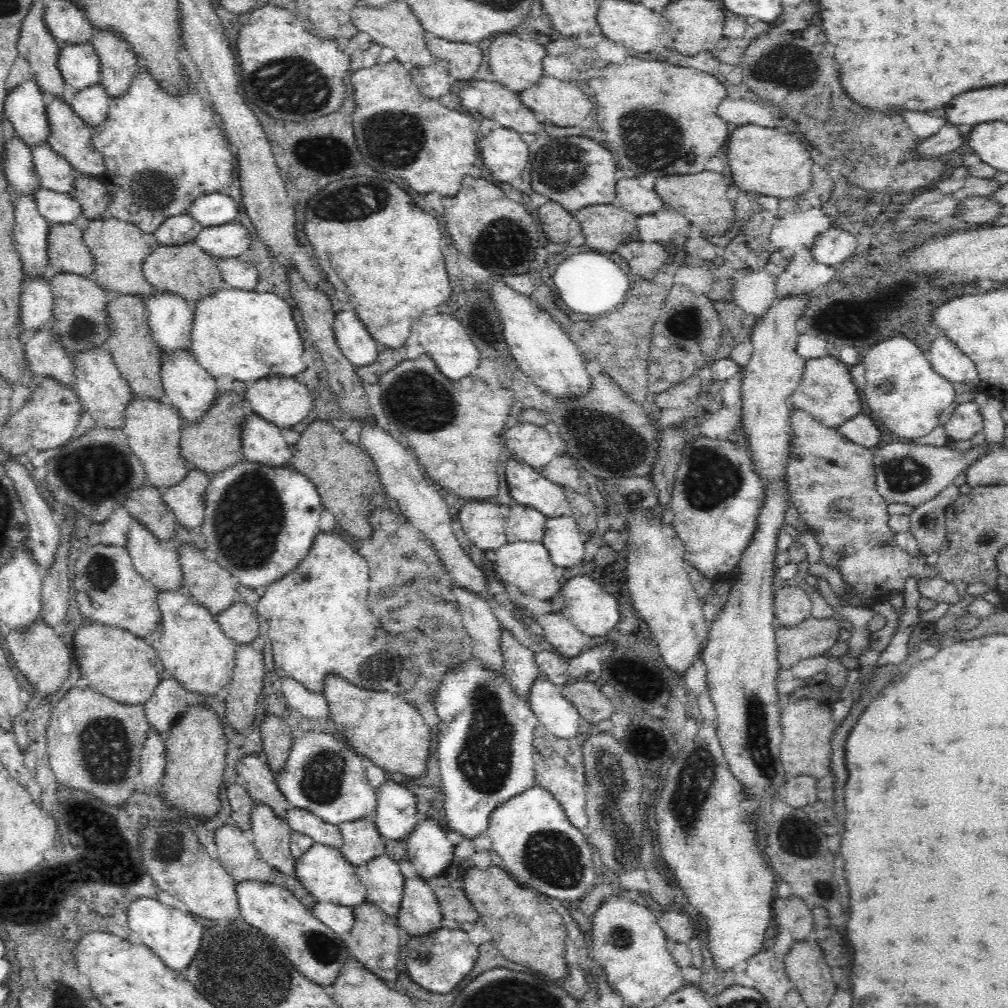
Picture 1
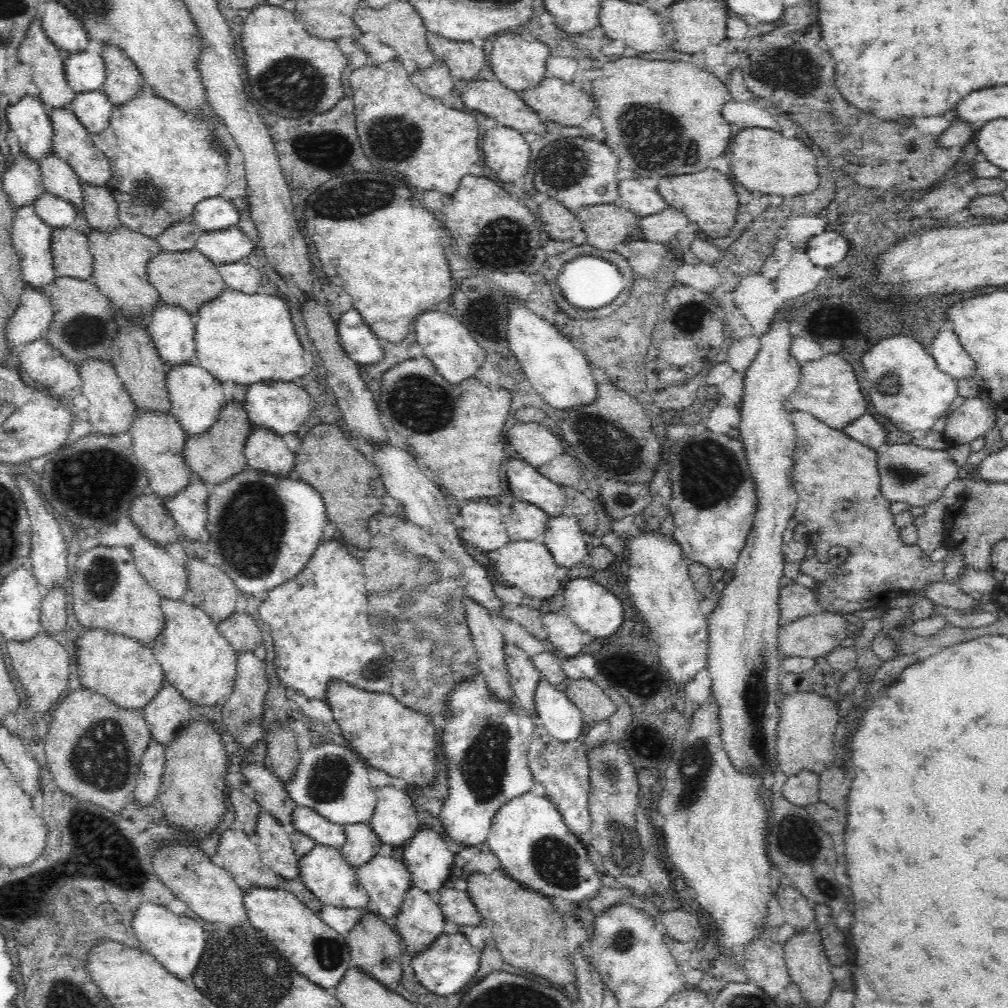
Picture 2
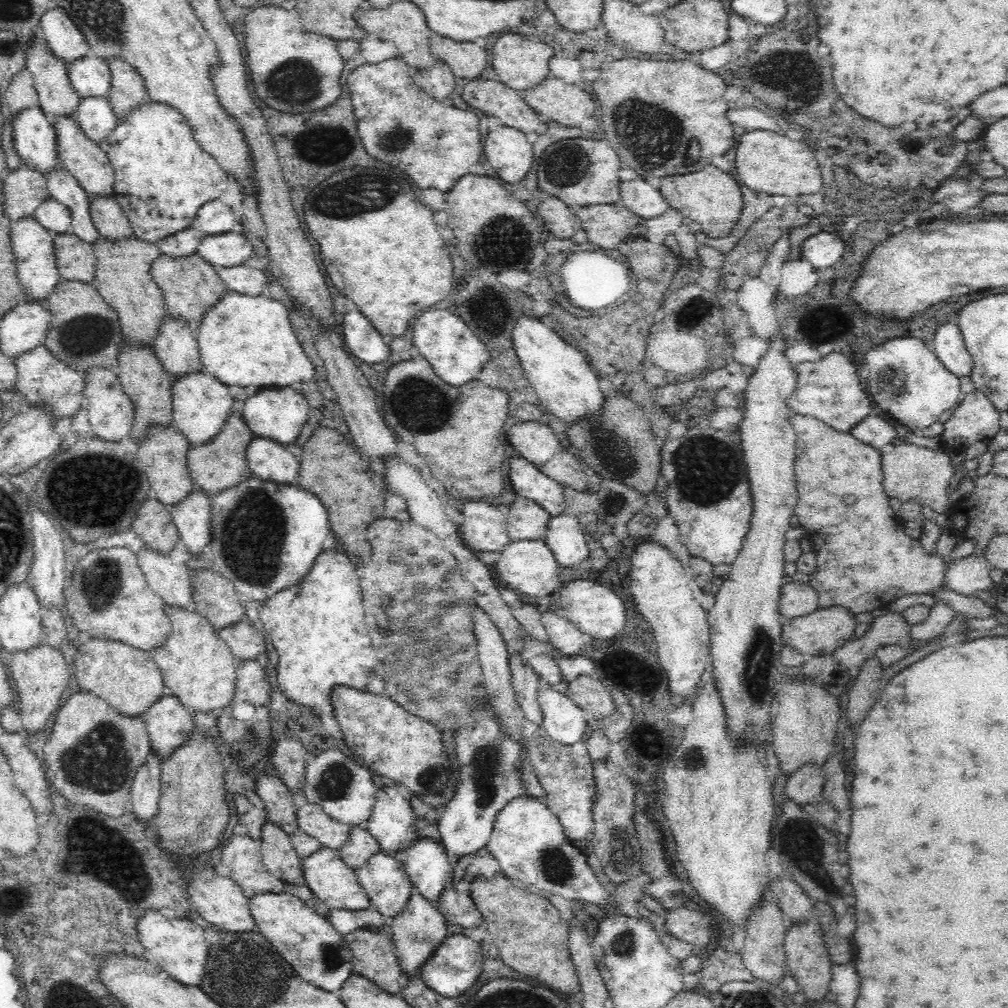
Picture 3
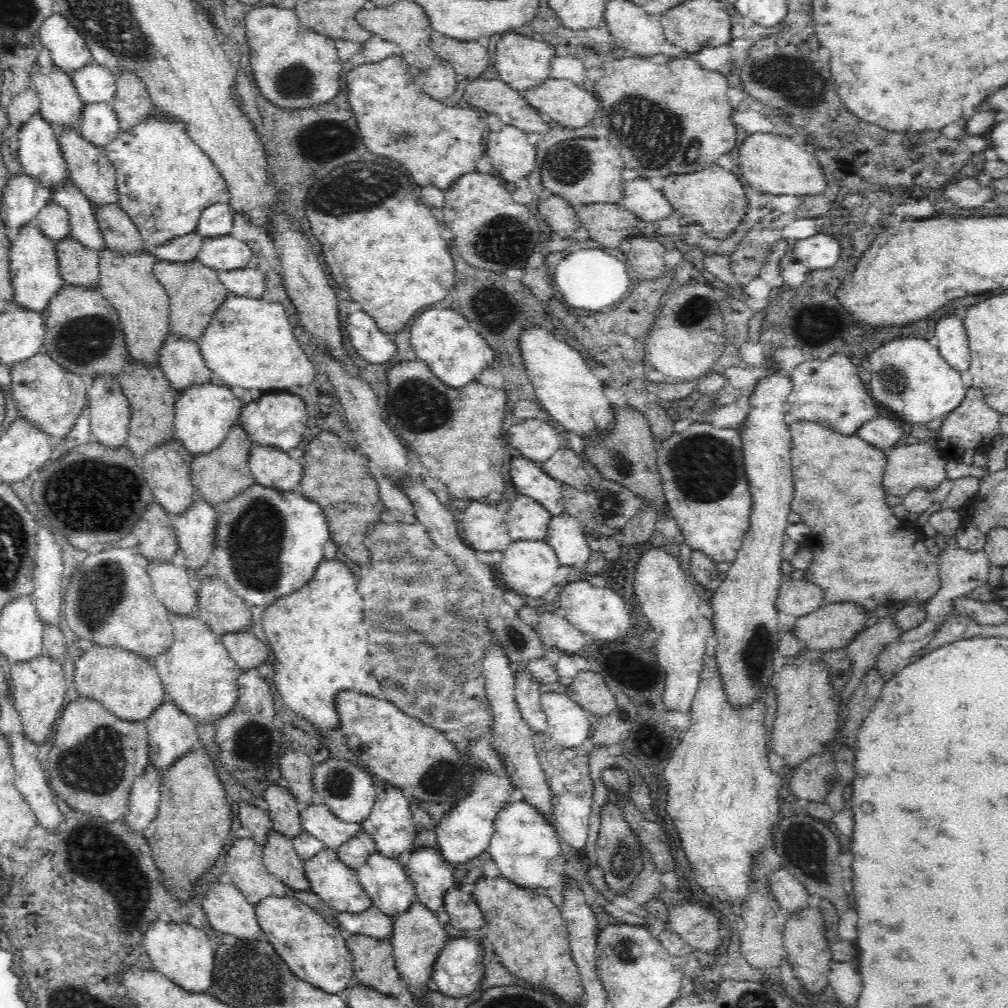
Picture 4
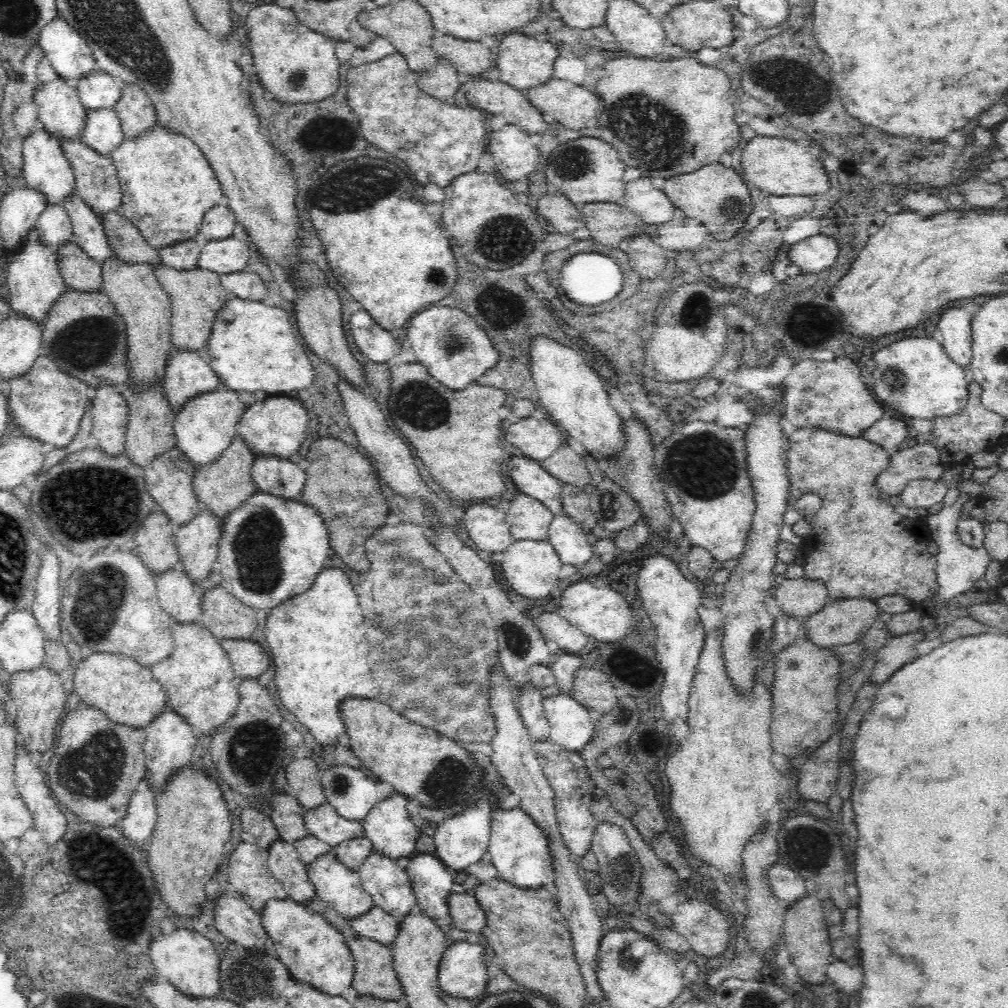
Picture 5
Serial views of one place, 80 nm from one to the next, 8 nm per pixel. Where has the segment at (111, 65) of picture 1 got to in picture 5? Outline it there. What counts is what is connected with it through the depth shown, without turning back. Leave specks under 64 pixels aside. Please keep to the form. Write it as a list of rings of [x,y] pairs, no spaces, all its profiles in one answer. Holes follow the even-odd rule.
[[[123,85],[123,94],[115,106],[115,111],[121,120],[125,138],[143,137],[158,125],[157,112],[153,102],[139,86]]]

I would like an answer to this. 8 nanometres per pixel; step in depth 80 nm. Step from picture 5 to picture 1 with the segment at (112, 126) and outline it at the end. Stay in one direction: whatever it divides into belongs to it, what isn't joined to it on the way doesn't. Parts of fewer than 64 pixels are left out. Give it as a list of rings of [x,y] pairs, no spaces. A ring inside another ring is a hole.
[[[100,82],[76,92],[69,104],[76,114],[92,128],[102,125],[111,105],[111,97]]]

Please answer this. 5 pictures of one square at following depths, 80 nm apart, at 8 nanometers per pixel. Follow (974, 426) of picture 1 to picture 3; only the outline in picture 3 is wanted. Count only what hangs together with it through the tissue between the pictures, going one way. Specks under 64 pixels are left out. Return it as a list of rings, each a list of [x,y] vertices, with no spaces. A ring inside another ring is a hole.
[[[976,390],[963,395],[962,404],[944,423],[942,450],[964,450],[977,440],[988,444],[1001,428],[998,412],[983,392]]]

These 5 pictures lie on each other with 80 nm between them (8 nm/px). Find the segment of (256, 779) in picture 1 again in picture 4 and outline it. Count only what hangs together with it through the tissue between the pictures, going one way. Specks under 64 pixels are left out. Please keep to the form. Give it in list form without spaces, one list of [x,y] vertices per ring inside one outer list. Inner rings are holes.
[[[273,783],[272,787],[266,788],[263,799],[268,803],[273,830],[290,840],[294,840],[306,832],[302,827],[297,799],[288,789]]]

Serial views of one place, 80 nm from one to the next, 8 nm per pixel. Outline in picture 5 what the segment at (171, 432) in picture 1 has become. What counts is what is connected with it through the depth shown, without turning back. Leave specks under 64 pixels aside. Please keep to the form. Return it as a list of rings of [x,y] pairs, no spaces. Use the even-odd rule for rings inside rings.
[[[175,447],[170,452],[162,454],[147,469],[144,469],[144,472],[147,492],[158,508],[171,520],[171,524],[186,526],[202,512],[203,506],[193,489],[196,467],[180,449]]]

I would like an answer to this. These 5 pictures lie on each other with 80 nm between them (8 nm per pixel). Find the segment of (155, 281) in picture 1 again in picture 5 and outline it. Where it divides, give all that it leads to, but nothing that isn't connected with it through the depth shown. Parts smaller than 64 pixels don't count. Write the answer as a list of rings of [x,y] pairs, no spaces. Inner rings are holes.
[[[160,264],[155,269],[155,275],[171,303],[172,344],[177,350],[188,350],[190,353],[205,355],[214,331],[217,314],[233,296],[221,285],[219,275],[209,270],[196,268],[196,270],[184,272]]]

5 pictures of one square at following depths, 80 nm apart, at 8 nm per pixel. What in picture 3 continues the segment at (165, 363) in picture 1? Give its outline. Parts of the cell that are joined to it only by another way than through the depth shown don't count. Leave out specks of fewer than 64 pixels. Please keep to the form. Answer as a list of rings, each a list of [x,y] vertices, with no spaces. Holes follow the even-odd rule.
[[[203,371],[180,374],[172,378],[172,424],[191,446],[214,441],[223,430],[234,406],[234,398],[228,393],[227,385]]]

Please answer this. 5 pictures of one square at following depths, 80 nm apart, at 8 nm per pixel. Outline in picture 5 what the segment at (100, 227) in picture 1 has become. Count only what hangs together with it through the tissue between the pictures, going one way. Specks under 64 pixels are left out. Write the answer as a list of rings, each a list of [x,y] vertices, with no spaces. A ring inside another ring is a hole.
[[[117,257],[104,262],[102,291],[109,296],[118,314],[125,321],[127,331],[128,384],[136,394],[148,393],[164,384],[169,359],[176,350],[171,341],[171,303],[168,294],[157,281],[155,269],[145,262],[126,264]]]

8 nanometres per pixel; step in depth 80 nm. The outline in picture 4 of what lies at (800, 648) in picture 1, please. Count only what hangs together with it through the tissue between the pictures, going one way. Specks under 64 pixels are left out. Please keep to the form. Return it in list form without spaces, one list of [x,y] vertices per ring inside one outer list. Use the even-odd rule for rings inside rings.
[[[824,603],[818,610],[798,617],[790,629],[794,629],[794,633],[798,633],[798,637],[802,639],[802,648],[810,651],[821,652],[846,647],[866,628],[868,611],[862,603]]]

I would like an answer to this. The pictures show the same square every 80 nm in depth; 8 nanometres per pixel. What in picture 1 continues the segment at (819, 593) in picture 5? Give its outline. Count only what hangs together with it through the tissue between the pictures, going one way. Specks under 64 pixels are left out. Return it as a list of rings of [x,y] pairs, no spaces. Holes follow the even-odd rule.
[[[795,583],[777,587],[774,598],[775,622],[780,627],[798,626],[811,617],[812,601]]]

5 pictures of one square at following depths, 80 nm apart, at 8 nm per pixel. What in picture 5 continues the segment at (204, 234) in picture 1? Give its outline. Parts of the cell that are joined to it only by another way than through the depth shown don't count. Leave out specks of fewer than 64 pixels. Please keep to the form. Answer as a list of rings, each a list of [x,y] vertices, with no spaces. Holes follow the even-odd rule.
[[[233,236],[208,241],[201,248],[198,266],[218,275],[242,272],[249,264],[251,249],[251,245]]]

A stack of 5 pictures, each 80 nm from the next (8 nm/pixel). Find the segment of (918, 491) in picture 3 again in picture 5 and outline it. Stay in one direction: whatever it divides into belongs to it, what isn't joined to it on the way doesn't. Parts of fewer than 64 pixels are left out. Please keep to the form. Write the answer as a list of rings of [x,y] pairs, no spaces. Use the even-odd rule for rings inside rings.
[[[930,444],[914,446],[910,450],[901,447],[892,454],[888,468],[875,478],[874,483],[881,492],[898,496],[908,481],[922,477],[938,480],[943,472],[939,452]]]

